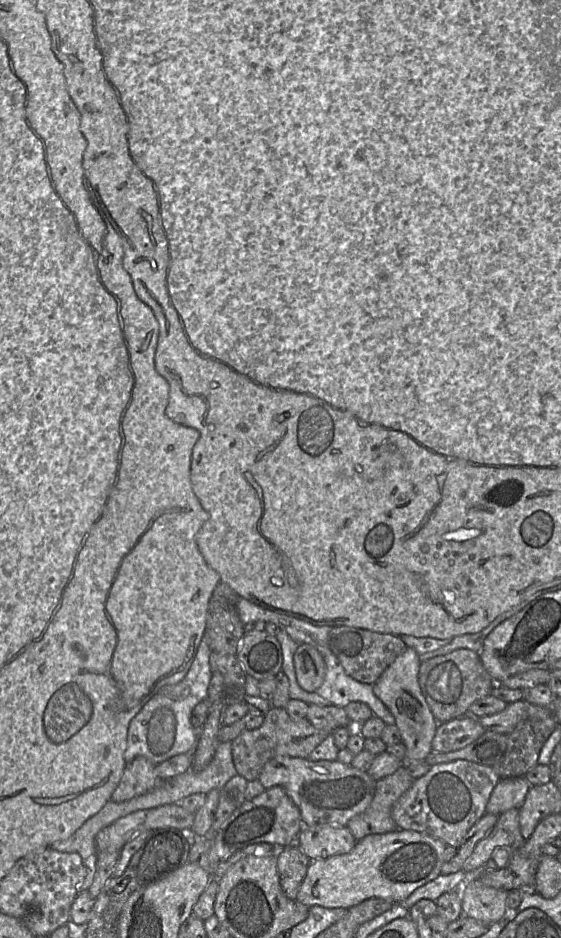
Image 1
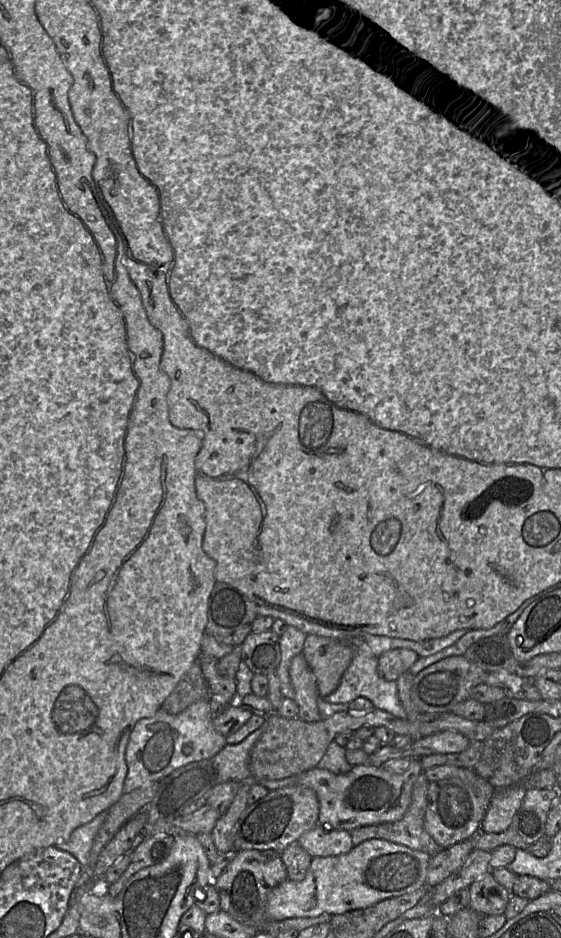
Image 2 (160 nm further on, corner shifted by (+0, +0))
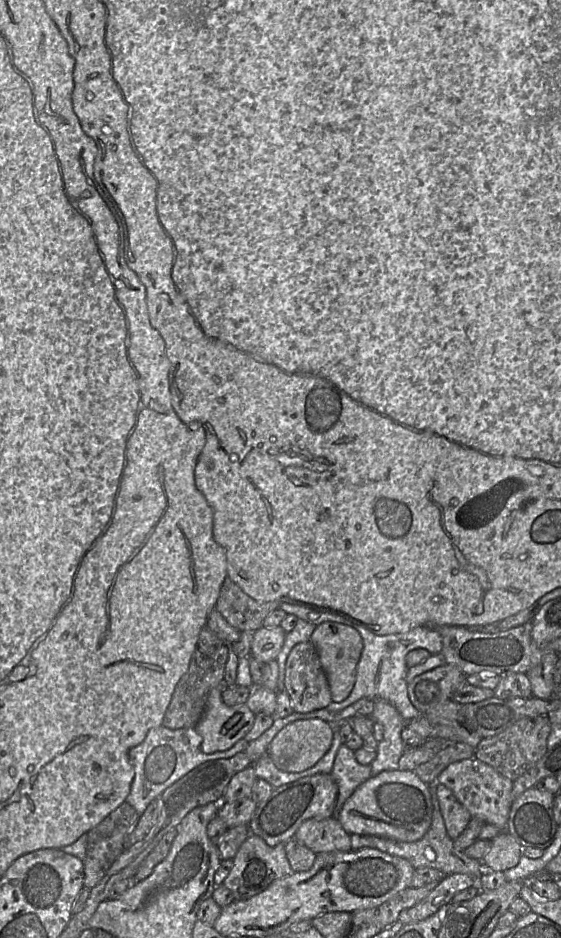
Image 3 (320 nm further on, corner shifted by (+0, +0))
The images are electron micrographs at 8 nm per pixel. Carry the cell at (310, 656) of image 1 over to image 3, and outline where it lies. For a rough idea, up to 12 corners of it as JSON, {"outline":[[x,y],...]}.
{"outline":[[327,621],[309,641],[327,676],[332,701],[355,684],[363,650],[352,626]]}

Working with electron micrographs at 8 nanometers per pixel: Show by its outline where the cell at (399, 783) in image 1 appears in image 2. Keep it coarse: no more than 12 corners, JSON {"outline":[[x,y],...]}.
{"outline":[[422,772],[400,820],[351,830],[353,847],[382,839],[443,850],[424,828],[429,783]]}

